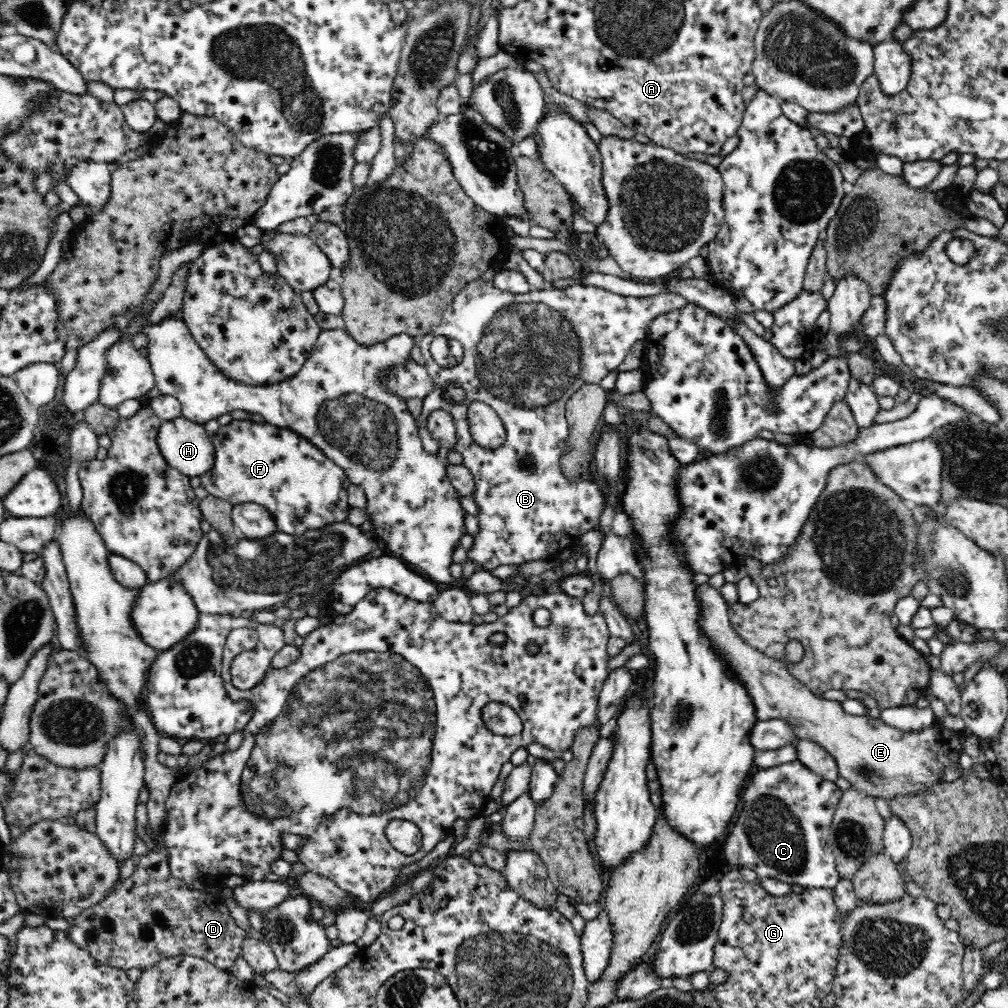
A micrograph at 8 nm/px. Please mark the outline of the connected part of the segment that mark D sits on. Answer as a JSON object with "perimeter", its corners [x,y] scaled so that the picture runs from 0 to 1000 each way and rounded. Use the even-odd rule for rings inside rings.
{"perimeter":[[[156,837],[156,844],[147,843],[145,847],[131,852],[134,859],[131,869],[122,873],[103,893],[73,910],[71,919],[64,923],[66,930],[77,940],[86,942],[97,955],[124,963],[147,960],[159,952],[177,947],[202,950],[217,961],[228,962],[238,947],[238,938],[245,931],[245,924],[234,917],[222,893],[209,886],[192,885],[188,882],[188,876],[174,871],[168,861],[169,850],[159,837]]]}

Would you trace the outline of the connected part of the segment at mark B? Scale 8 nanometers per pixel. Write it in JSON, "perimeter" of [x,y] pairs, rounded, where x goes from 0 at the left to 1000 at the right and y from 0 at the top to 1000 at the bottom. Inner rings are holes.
{"perimeter":[[[486,273],[469,278],[452,292],[451,298],[440,308],[438,320],[428,331],[419,334],[414,344],[413,353],[427,370],[430,387],[420,396],[420,405],[412,416],[421,446],[429,450],[435,450],[438,441],[424,426],[425,413],[432,407],[440,407],[450,416],[450,446],[458,450],[458,461],[462,461],[470,471],[472,486],[465,492],[476,505],[472,512],[476,528],[470,533],[469,542],[462,546],[463,556],[473,558],[480,566],[529,556],[552,557],[559,546],[569,545],[575,532],[594,520],[593,514],[602,502],[601,484],[592,472],[585,471],[583,463],[572,481],[559,471],[555,456],[563,439],[564,423],[561,408],[551,408],[552,401],[548,400],[558,396],[561,402],[579,381],[594,381],[599,373],[619,359],[630,339],[642,338],[647,317],[684,302],[673,292],[656,290],[639,297],[616,294],[589,284],[572,283],[563,287],[545,286],[510,293],[491,286]],[[435,333],[454,337],[458,341],[458,359],[450,365],[440,365],[429,354],[427,340]],[[446,379],[455,379],[460,386],[460,399],[451,401],[448,397],[441,397]],[[468,399],[480,399],[496,412],[502,424],[502,433],[500,440],[494,444],[484,446],[468,437],[463,416],[463,406]],[[522,451],[530,467],[516,466],[522,458]]]}

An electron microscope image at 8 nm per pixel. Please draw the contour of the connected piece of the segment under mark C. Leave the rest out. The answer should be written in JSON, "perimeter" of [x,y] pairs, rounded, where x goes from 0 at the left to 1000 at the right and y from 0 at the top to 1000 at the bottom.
{"perimeter":[[[790,753],[786,757],[774,758],[769,762],[752,764],[742,774],[736,789],[738,789],[736,806],[730,817],[724,821],[724,827],[717,837],[716,844],[721,855],[732,862],[744,861],[752,870],[794,878],[798,883],[815,881],[826,883],[834,870],[830,865],[820,828],[825,819],[827,806],[836,789],[836,785],[828,776],[811,770]]]}

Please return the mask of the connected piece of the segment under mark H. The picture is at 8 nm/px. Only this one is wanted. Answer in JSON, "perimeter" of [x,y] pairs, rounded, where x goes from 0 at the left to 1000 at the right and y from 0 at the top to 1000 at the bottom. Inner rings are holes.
{"perimeter":[[[183,414],[162,418],[156,441],[165,458],[182,471],[201,471],[213,460],[213,444],[202,422]]]}

